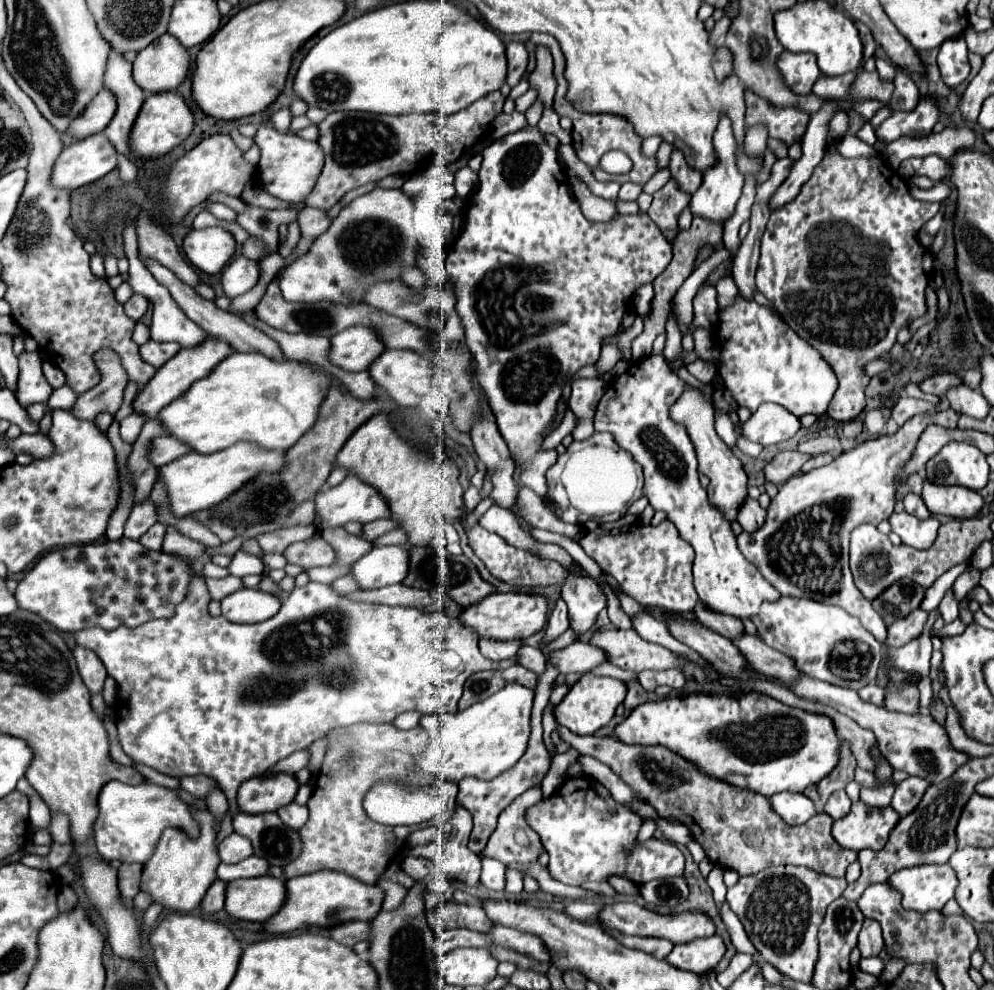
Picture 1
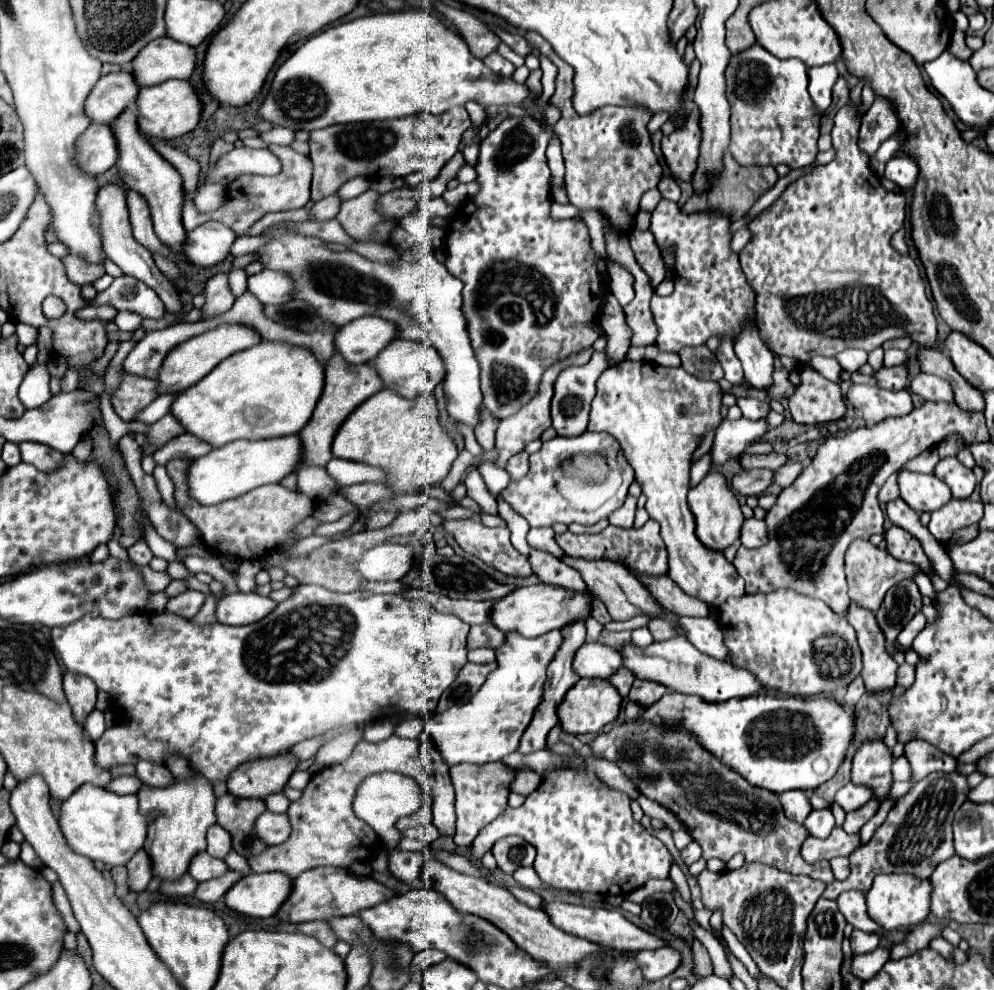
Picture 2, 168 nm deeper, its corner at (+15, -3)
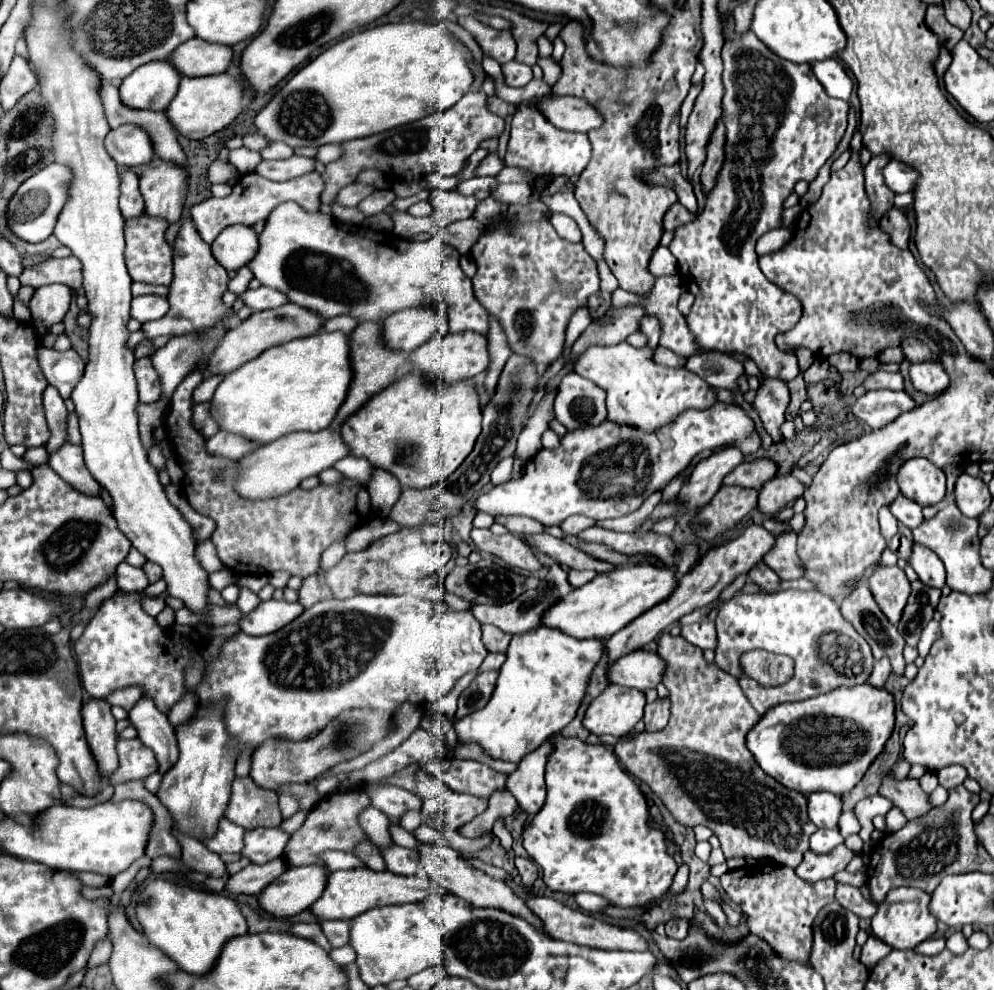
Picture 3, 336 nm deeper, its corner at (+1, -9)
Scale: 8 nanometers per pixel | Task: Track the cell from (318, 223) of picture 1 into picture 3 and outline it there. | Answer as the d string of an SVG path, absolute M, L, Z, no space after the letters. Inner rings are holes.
M354 182L354 184L348 184L346 188L342 188L342 190L338 192L336 202L338 202L340 206L356 206L360 200L364 200L366 196L370 196L370 192L374 192L372 186L364 186L364 184Z

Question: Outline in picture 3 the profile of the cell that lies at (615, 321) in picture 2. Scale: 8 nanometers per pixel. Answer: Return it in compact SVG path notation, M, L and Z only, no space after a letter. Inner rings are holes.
M644 316L640 322L640 332L648 338L646 348L656 348L658 346L658 338L660 338L660 328L658 328L658 320L654 320L654 316Z

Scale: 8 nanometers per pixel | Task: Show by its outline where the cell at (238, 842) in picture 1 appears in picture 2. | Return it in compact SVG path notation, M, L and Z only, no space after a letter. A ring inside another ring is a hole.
M212 824L212 826L208 828L206 840L208 840L206 852L208 852L210 856L214 856L214 858L224 858L224 856L232 850L232 838L230 838L228 830L220 828L218 824Z

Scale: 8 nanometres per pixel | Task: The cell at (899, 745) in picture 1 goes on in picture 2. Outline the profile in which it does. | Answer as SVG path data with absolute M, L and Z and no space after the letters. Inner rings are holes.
M676 636L666 642L656 642L646 650L636 648L634 644L626 644L622 648L624 666L642 680L654 680L664 684L668 690L682 694L696 694L706 702L724 702L730 698L746 698L752 694L768 694L766 688L746 670L732 666L730 662L716 660L708 654L696 650L684 636Z

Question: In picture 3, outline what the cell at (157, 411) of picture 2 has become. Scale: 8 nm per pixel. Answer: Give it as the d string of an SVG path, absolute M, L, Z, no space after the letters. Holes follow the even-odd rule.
M210 376L210 378L206 378L200 386L196 386L196 390L194 390L194 394L192 394L194 404L198 404L198 402L208 402L220 382L222 382L222 376Z

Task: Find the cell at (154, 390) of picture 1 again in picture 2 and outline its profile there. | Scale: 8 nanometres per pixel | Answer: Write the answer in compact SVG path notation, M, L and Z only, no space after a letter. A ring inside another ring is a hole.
M224 324L224 326L216 326L200 336L194 336L186 342L182 342L180 346L176 346L164 360L160 374L158 374L158 382L160 382L160 394L178 394L186 388L190 388L192 384L196 384L198 380L202 380L216 364L220 364L224 358L232 356L234 352L240 352L244 348L252 348L260 342L260 338L256 338L256 330L248 330L248 326L236 326L236 324Z

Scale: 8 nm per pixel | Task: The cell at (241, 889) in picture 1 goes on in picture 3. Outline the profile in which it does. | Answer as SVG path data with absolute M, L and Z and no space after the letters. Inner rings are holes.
M318 866L288 868L258 896L260 908L276 918L288 918L310 908L326 886L326 870Z

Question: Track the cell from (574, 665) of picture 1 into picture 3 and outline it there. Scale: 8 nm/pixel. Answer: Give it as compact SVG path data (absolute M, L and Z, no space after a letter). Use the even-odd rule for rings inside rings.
M634 650L610 664L606 670L606 678L610 684L636 688L636 690L648 690L654 688L662 678L664 662L656 652L646 650Z

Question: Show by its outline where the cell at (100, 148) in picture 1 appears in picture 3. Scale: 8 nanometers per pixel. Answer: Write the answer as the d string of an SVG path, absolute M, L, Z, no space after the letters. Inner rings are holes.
M132 124L110 130L104 140L104 146L106 152L112 156L112 160L118 166L126 166L126 168L148 164L154 156L148 134Z

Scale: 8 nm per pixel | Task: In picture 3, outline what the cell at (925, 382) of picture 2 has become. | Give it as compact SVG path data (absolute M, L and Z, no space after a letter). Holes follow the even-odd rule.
M932 362L912 364L910 378L914 388L930 398L940 396L950 386L950 376L946 374L946 370L940 364L932 364Z

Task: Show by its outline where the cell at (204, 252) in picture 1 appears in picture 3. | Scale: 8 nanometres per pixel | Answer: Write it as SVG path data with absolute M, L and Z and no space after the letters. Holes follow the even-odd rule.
M230 226L224 228L212 242L212 254L226 270L238 270L246 266L258 248L258 236L252 228Z

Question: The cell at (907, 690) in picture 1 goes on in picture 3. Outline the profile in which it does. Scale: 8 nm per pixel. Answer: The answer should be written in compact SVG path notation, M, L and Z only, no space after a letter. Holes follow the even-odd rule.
M862 584L858 592L852 592L852 596L846 598L840 608L842 616L846 616L846 620L854 624L856 632L860 632L868 640L874 660L888 658L892 664L892 674L904 676L904 638L896 630L896 626L890 624L890 620L882 614L878 604L874 604L874 598L870 596L866 584Z

